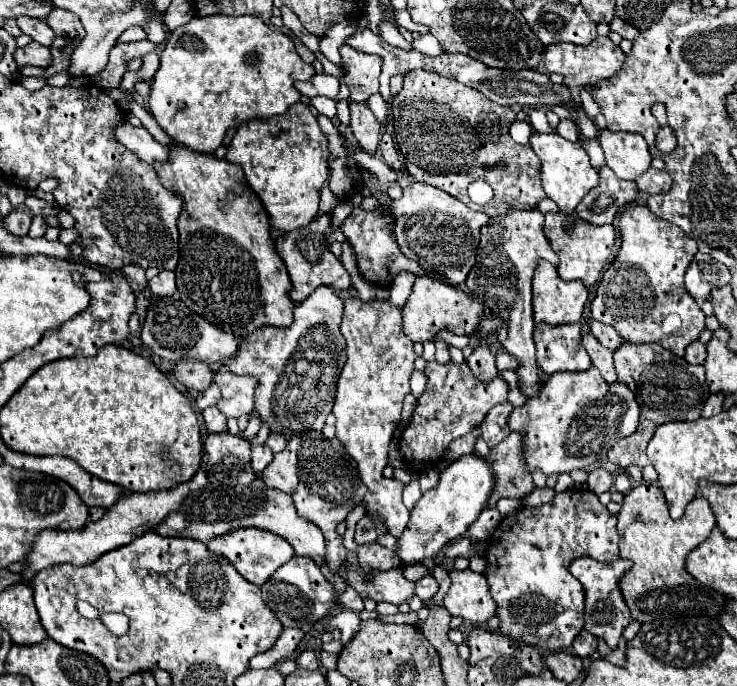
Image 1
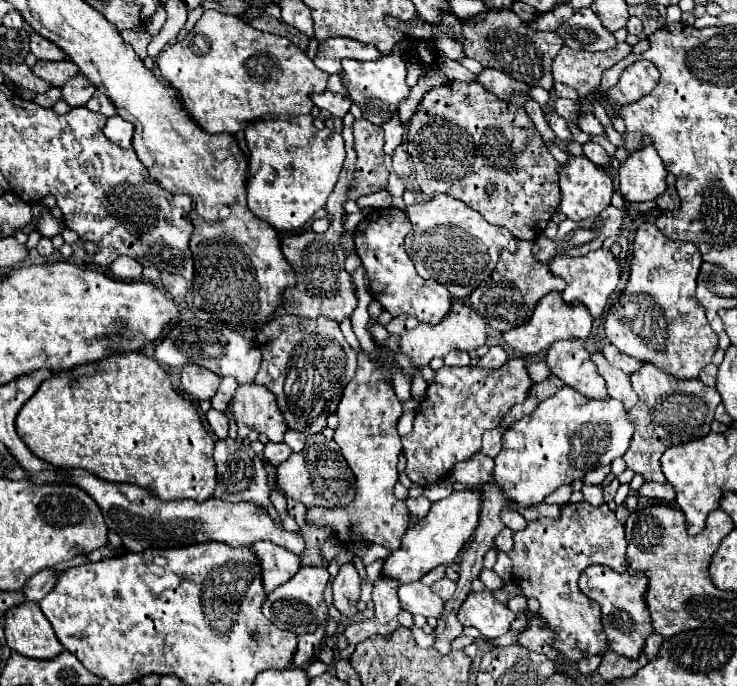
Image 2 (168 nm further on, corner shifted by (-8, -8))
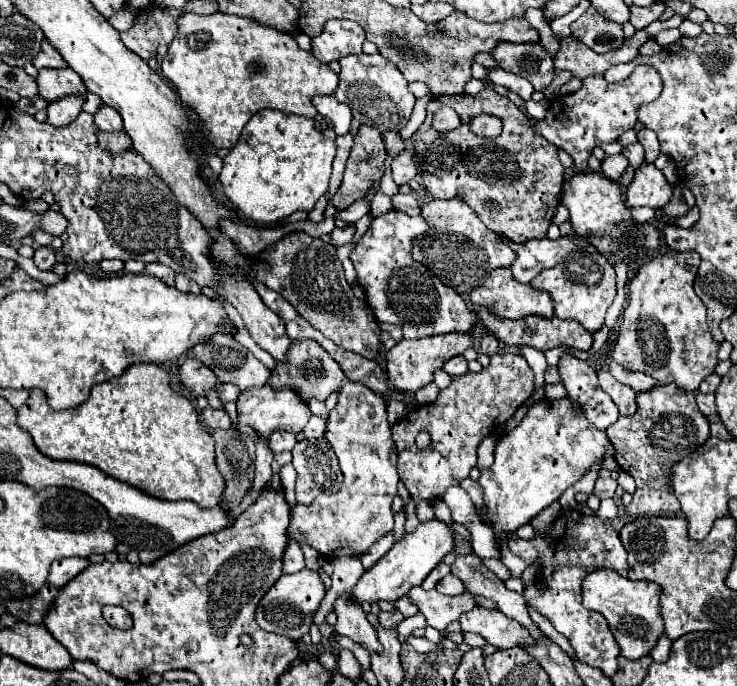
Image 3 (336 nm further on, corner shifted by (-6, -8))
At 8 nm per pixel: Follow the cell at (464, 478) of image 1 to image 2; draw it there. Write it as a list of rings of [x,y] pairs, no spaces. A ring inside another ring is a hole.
[[[476,490],[454,492],[452,496],[432,504],[430,512],[408,528],[408,532],[402,538],[402,546],[390,552],[390,556],[382,566],[382,576],[392,578],[400,584],[408,584],[420,580],[424,574],[428,574],[432,568],[440,564],[452,564],[458,552],[462,550],[462,546],[466,544],[466,540],[476,530],[480,504],[482,504],[482,496]]]

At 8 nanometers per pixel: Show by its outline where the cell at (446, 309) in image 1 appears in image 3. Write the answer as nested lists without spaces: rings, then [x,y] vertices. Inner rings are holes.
[[[450,332],[450,334],[428,336],[428,338],[418,338],[418,340],[400,340],[392,350],[386,352],[388,380],[392,388],[414,394],[418,388],[432,382],[432,372],[436,368],[442,368],[442,364],[448,358],[462,354],[466,348],[472,348],[472,344],[474,344],[472,334],[462,334],[462,332]]]

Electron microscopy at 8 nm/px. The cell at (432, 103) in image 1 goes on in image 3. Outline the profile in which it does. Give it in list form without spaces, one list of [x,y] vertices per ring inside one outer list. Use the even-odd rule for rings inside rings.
[[[484,88],[480,94],[474,94],[474,96],[454,96],[454,102],[450,102],[450,106],[456,110],[456,114],[462,120],[462,124],[456,130],[438,132],[432,128],[434,114],[442,106],[444,102],[440,98],[430,100],[426,108],[428,112],[426,120],[412,136],[414,160],[420,168],[422,186],[426,188],[426,192],[432,198],[462,198],[492,232],[506,236],[514,244],[524,244],[532,238],[544,238],[548,226],[552,224],[556,208],[560,204],[560,192],[562,192],[562,180],[564,180],[564,166],[558,160],[558,148],[550,144],[544,136],[534,132],[534,128],[530,126],[530,118],[518,106],[514,106],[506,96],[500,96],[492,88]],[[478,114],[490,114],[500,118],[504,124],[502,134],[496,138],[482,138],[474,134],[470,130],[470,120],[474,120]],[[486,198],[498,200],[500,204],[498,214],[490,214],[488,210],[484,210],[482,204]]]

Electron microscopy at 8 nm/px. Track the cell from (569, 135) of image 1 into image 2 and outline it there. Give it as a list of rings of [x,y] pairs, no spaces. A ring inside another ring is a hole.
[[[588,142],[588,144],[584,144],[582,146],[584,148],[584,152],[586,152],[586,156],[596,164],[596,166],[600,166],[600,168],[606,168],[608,164],[610,164],[610,156],[606,154],[606,150],[600,146],[600,144],[594,144],[594,142]]]

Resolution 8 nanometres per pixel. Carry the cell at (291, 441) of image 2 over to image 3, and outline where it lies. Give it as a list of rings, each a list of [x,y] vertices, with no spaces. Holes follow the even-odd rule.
[[[312,416],[312,418],[308,420],[308,424],[304,426],[302,434],[304,434],[306,438],[320,438],[320,436],[324,436],[324,418]]]

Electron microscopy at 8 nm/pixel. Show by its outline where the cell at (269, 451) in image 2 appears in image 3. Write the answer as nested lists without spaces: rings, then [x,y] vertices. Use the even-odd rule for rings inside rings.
[[[274,432],[274,436],[270,436],[270,448],[274,454],[282,454],[282,452],[292,452],[292,448],[296,446],[296,436],[288,434],[288,432]]]

